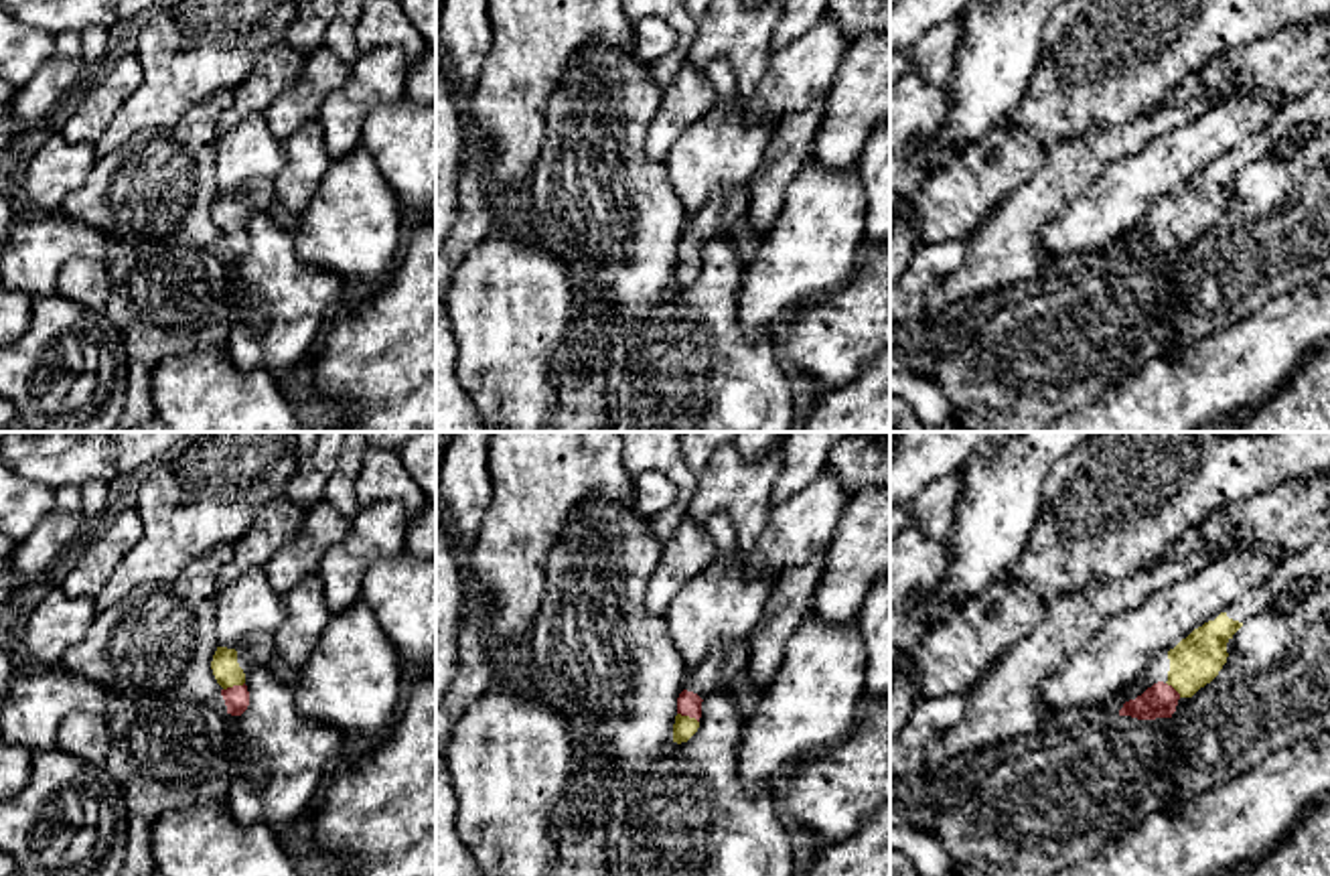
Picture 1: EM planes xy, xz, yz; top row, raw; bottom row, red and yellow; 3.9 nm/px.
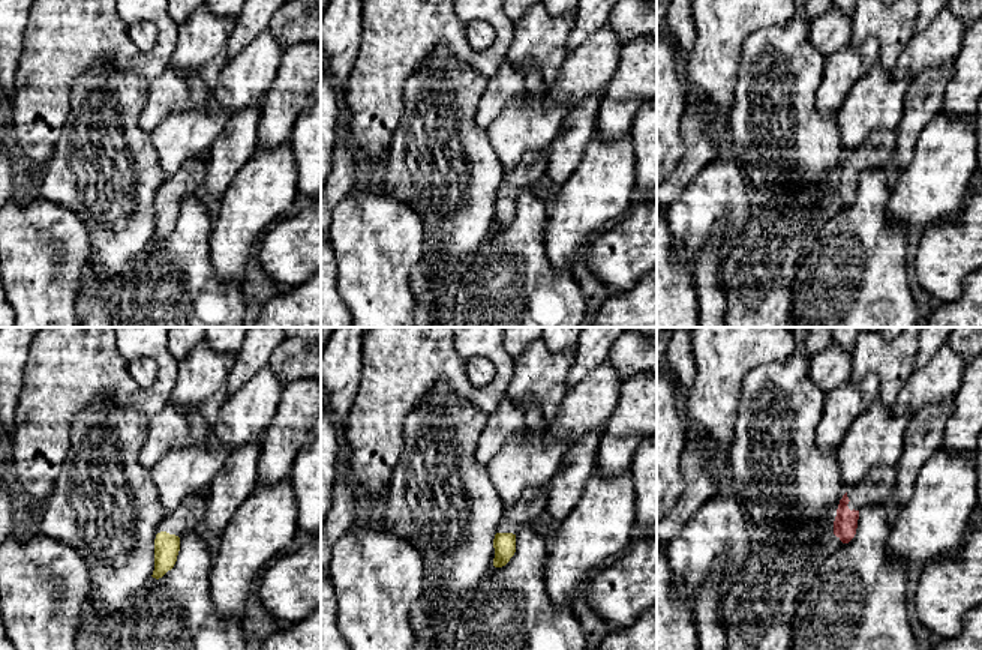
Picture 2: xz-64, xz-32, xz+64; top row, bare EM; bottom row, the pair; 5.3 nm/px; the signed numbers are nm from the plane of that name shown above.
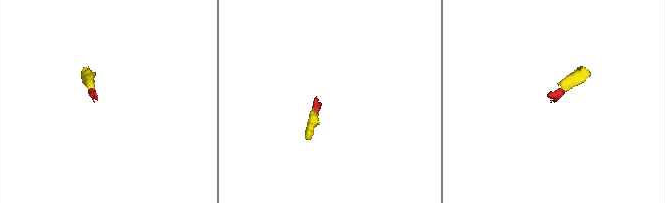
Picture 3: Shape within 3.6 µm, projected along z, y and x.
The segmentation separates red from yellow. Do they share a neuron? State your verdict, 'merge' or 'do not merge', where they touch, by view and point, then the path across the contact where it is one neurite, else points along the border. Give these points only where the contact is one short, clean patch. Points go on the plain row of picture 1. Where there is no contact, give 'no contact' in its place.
merge | xy (234, 232) | across xy (236, 244), (234, 232), (226, 213)

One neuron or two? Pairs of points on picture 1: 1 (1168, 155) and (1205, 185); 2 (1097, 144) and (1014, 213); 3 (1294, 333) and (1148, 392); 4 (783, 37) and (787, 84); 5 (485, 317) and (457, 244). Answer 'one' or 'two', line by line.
1: two
2: one
3: one
4: two
5: two

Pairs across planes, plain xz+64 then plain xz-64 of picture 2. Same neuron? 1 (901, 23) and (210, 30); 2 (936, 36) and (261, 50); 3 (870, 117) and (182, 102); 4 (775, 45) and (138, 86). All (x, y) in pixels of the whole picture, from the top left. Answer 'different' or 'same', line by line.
1: same
2: same
3: different
4: same

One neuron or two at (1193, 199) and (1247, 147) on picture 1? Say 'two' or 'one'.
one

